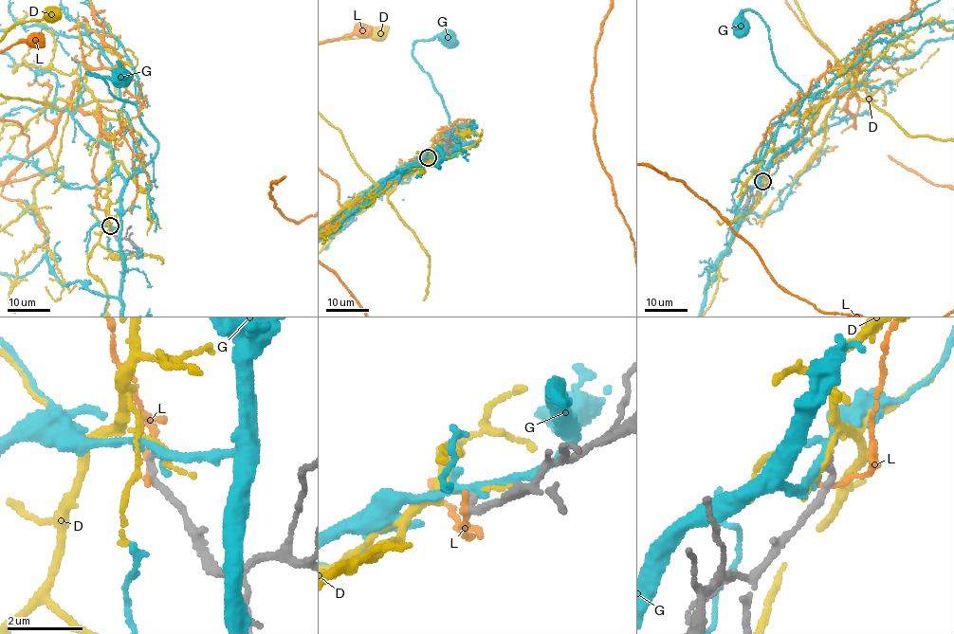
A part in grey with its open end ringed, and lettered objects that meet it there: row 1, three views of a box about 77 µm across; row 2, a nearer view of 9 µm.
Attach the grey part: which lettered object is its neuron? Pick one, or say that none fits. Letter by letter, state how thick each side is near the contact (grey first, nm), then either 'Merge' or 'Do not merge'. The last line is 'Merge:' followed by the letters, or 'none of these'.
D: Thickness 170 nm (grey) against 110 nm. Do not merge
G: Thickness 180 nm (grey) against 240 nm. Do not merge
L: Thickness 240 nm (grey) against 150 nm. Do not merge
Merge: none of these

